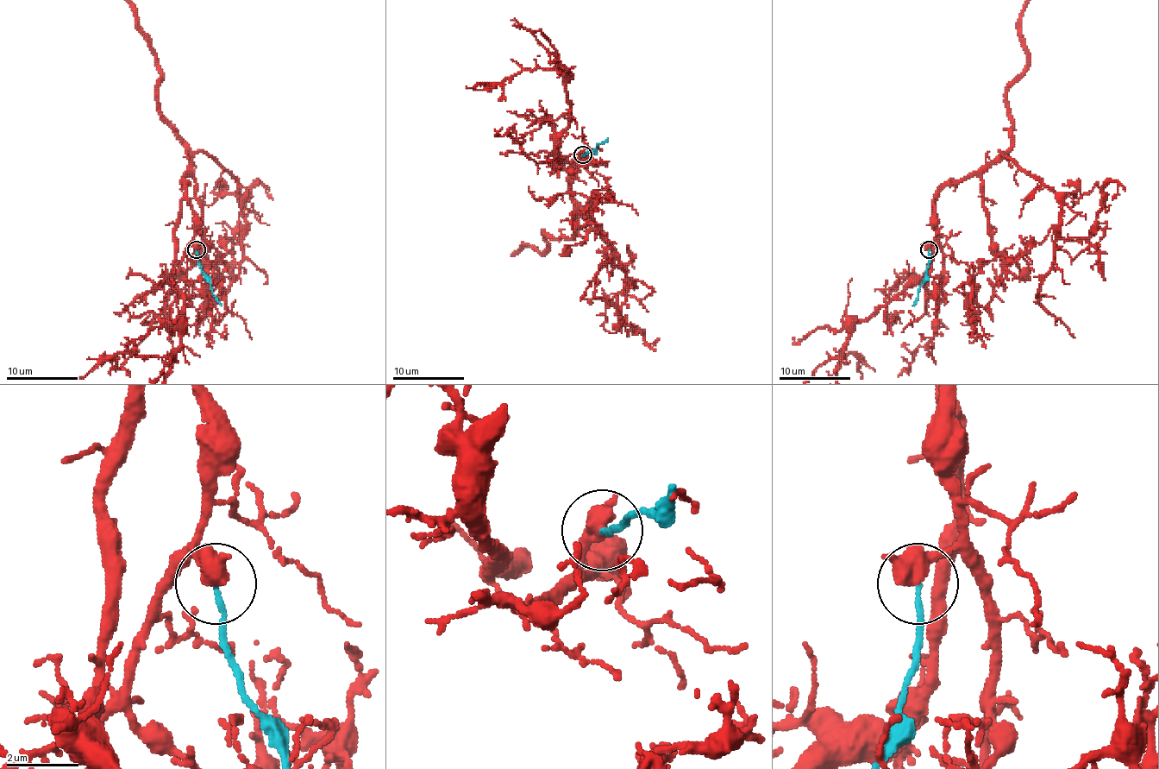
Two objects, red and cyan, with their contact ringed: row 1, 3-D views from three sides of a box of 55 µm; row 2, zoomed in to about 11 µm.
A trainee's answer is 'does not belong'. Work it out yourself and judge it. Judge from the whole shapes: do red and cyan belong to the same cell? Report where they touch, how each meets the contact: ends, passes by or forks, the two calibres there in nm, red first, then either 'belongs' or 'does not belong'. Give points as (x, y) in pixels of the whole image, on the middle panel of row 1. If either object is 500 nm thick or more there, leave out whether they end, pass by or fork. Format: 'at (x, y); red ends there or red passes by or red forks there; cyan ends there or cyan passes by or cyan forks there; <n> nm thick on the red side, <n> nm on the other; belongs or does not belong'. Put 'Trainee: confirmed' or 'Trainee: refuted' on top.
Trainee: confirmed
at (583, 154); 650 nm thick on the red side, 110 nm on the other; does not belong

